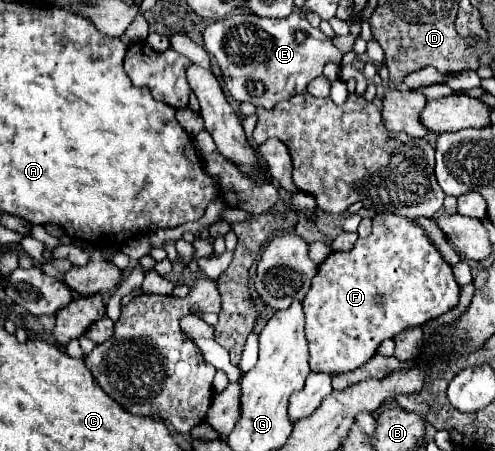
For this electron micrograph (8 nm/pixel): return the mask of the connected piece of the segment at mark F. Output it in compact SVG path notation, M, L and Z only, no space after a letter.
M375 214L373 216L373 232L367 236L367 238L359 238L353 246L353 250L349 252L331 252L327 256L327 260L323 264L319 264L317 268L317 274L311 282L311 288L303 300L303 308L305 308L305 314L307 314L307 340L309 340L309 348L311 348L311 370L313 372L325 372L329 376L333 374L343 374L343 372L353 372L357 370L359 366L363 366L379 348L379 344L385 340L385 338L393 338L397 336L399 332L411 328L411 326L423 326L427 320L431 318L437 318L441 316L443 312L451 310L455 304L459 302L459 284L455 282L455 276L453 276L453 268L449 262L445 262L445 258L441 256L441 252L435 248L433 240L427 236L427 232L415 224L413 220L409 218L399 218L397 214Z

